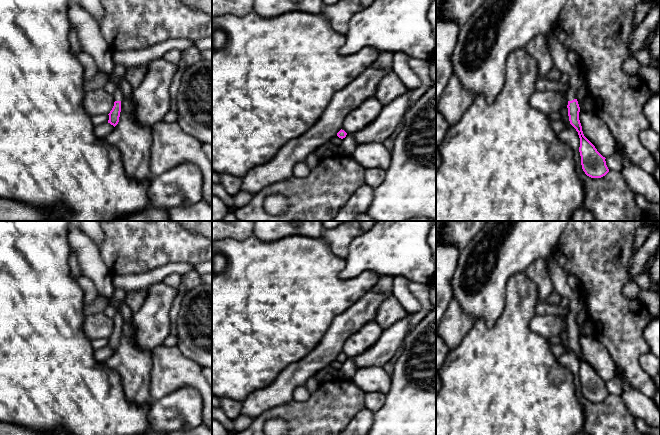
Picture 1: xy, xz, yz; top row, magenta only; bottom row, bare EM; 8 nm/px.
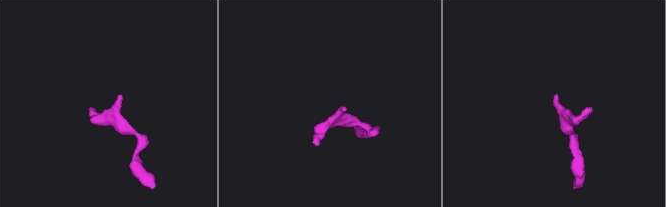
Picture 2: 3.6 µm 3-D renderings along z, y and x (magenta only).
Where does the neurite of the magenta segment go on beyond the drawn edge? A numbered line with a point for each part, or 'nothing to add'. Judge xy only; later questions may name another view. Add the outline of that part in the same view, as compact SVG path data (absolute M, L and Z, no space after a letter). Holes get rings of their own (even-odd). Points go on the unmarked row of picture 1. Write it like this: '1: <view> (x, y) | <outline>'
1: xy (118, 298) | M115 288L113 297L109 300L109 304L112 305L117 310L117 313L113 318L115 325L123 324L123 318L120 312L120 305L124 303L125 296L126 292L124 290L120 288Z

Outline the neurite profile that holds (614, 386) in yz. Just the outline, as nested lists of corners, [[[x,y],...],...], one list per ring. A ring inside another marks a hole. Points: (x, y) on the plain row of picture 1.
[[[614,378],[605,383],[606,389],[611,395],[620,395],[623,392],[623,381],[619,378]]]

